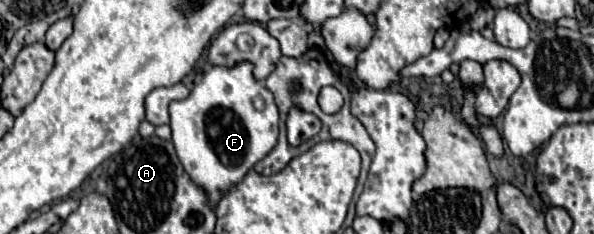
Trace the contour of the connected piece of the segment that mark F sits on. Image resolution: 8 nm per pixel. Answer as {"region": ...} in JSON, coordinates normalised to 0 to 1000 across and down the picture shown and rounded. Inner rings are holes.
{"region":[[[406,265],[396,291],[382,299],[379,282],[359,282],[338,350],[328,359],[322,402],[311,427],[298,427],[285,444],[285,496],[288,496],[288,573],[298,675],[305,684],[311,735],[322,752],[322,769],[345,821],[348,872],[355,889],[365,880],[365,863],[392,803],[399,795],[412,744],[443,684],[466,615],[470,581],[470,479],[460,436],[460,402],[446,385],[429,333],[426,333],[426,282],[419,265]],[[443,419],[443,462],[429,462],[426,427]]]}

